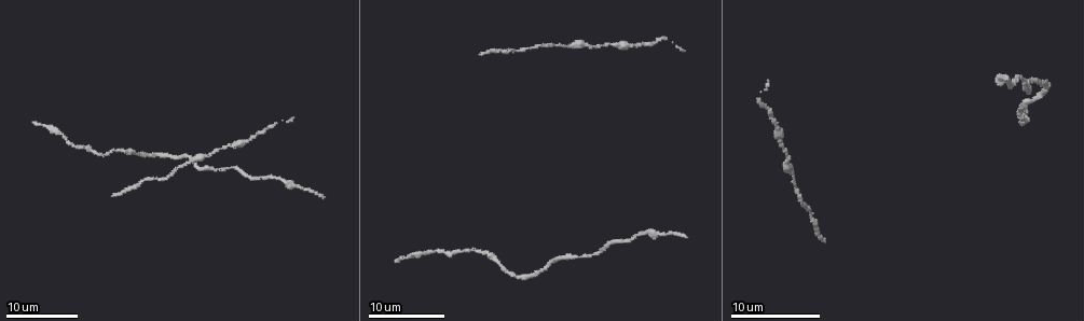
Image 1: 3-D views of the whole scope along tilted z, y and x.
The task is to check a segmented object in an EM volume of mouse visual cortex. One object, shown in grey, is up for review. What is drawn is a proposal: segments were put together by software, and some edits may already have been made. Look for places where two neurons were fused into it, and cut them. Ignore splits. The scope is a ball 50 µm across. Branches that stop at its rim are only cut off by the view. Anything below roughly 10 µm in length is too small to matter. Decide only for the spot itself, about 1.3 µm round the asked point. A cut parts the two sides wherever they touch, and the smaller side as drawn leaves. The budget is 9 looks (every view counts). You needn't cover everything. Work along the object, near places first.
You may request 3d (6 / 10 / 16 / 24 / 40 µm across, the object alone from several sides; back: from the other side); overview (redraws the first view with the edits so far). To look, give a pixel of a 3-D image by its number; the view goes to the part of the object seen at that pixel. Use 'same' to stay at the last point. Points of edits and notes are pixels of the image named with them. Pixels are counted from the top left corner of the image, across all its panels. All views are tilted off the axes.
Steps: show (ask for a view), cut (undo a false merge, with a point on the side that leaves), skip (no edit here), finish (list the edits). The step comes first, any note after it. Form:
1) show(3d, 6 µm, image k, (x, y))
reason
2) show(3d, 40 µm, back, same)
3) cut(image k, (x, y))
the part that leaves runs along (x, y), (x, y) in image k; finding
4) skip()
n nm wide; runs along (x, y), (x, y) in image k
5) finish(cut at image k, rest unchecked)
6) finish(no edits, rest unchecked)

show(3d, 16 µm, image 1, (287, 183))

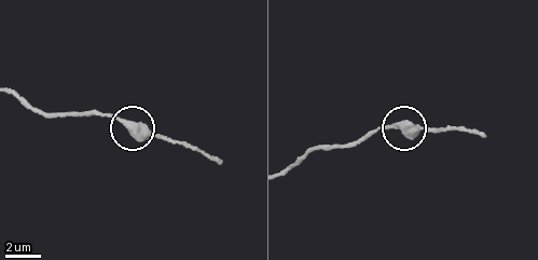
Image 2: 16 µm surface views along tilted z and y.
show(3d, 10 µm, image 2, (403, 125))

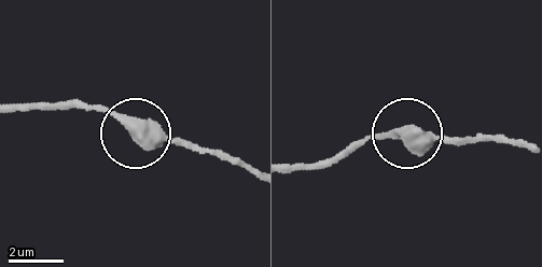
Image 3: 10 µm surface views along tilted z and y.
skip()
410 nm wide; runs along (129, 130), (78, 98) in image 3; continuous, no second neuron

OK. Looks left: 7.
show(3d, 16 µm, image 1, (573, 257))
thick turns thin

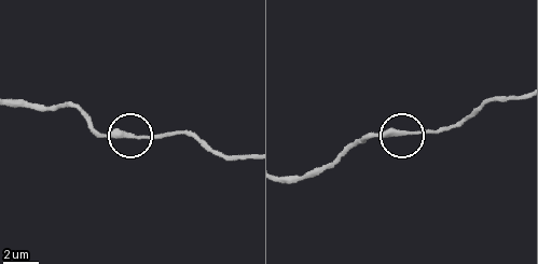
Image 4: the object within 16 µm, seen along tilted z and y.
show(3d, 6 µm, image 4, (400, 135))

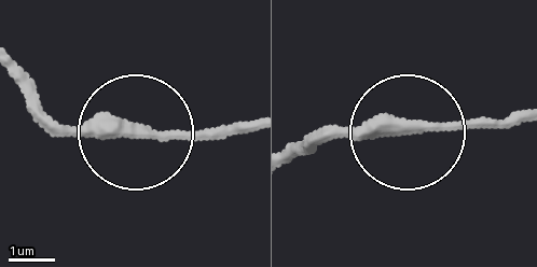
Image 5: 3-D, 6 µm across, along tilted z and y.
skip()
270 nm wide; runs along (521, 115), (310, 137) in image 5; continuous, no second neuron

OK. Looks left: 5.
show(3d, 24 µm, image 1, (483, 250))

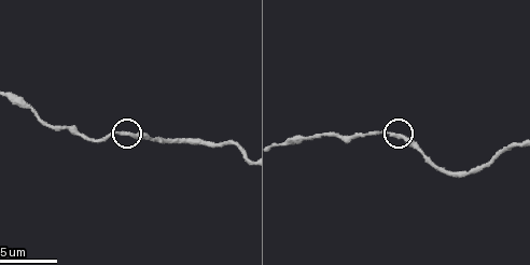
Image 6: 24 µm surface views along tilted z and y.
show(3d, 10 µm, image 6, (127, 132))

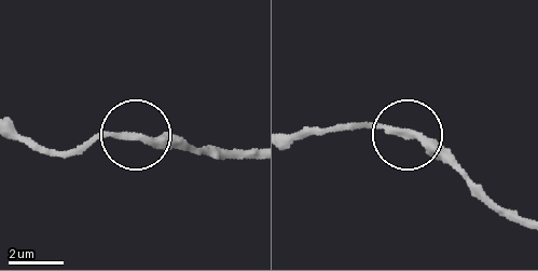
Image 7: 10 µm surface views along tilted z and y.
skip()
runs along (522, 222), (501, 217), (417, 139), (349, 126) in image 7; all the same neuron

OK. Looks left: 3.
show(3d, 10 µm, image 6, (336, 132))
thick turns thin

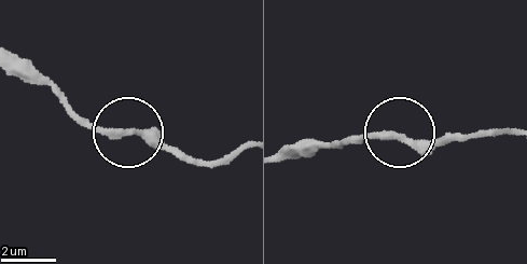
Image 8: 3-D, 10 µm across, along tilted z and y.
show(3d, 6 µm, image 8, (125, 129))

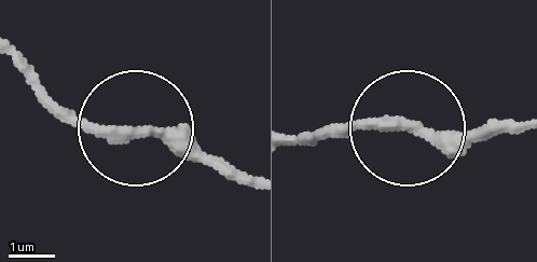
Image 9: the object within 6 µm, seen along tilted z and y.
skip()
runs along (525, 127), (450, 145), (395, 123), (313, 136) in image 9; continuous, no second neuron

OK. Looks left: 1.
finish(no edits, rest unchecked)

